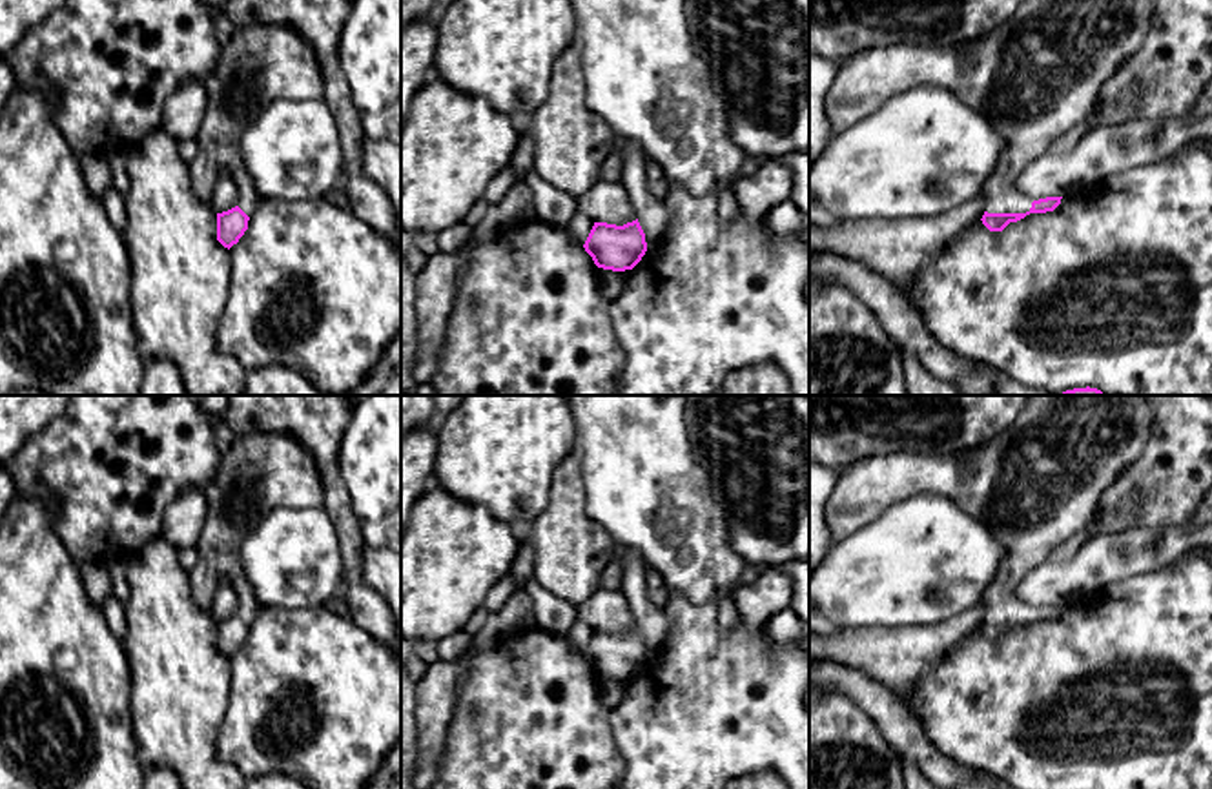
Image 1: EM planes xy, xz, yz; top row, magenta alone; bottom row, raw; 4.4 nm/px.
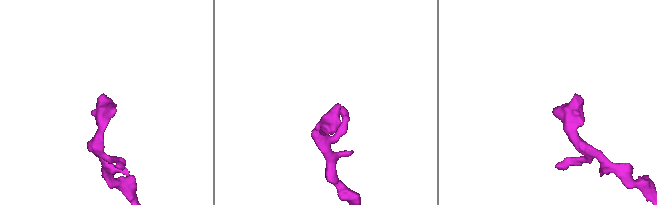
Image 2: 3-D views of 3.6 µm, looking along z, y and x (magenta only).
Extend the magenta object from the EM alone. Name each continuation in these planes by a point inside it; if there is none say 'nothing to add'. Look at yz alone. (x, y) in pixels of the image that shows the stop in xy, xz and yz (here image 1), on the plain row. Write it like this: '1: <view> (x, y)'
1: yz (1036, 485)

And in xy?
1: xy (259, 472)

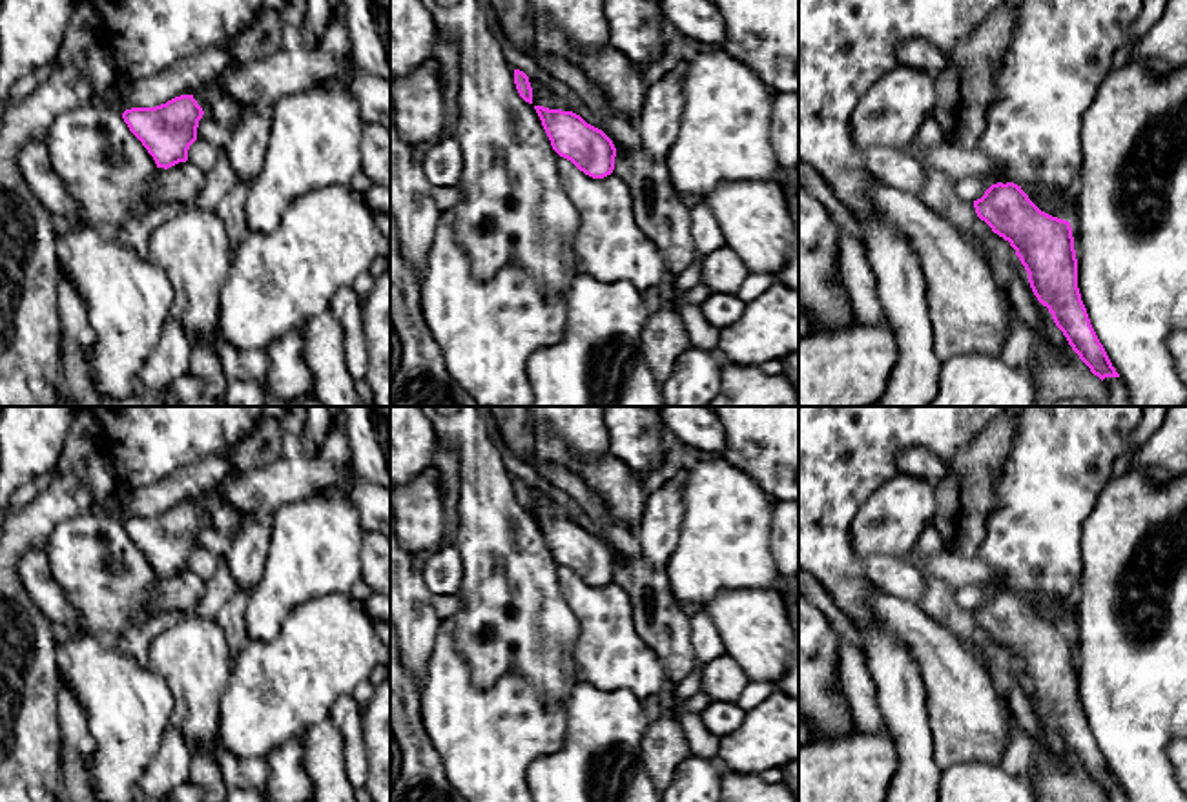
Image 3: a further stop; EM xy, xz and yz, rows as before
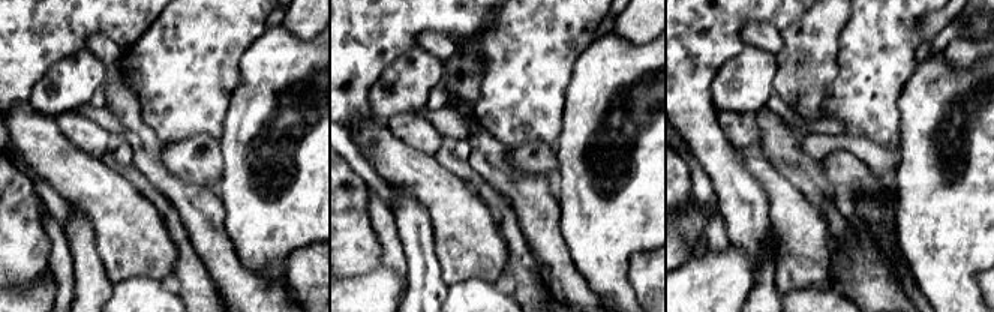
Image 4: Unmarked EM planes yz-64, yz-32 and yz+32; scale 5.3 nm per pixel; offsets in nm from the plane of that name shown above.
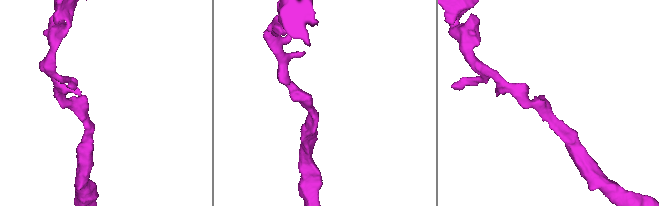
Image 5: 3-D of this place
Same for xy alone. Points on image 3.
nothing to add

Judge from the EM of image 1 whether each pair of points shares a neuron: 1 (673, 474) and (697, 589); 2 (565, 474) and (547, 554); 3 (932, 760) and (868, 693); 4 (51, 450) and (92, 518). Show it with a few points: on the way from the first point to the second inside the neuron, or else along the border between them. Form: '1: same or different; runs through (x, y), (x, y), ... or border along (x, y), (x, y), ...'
1: same; runs through (675, 503), (675, 522), (697, 560)
2: same; runs through (565, 494), (564, 534)
3: same; runs through (915, 744), (884, 709)
4: same; runs through (68, 467), (92, 491), (92, 502)

